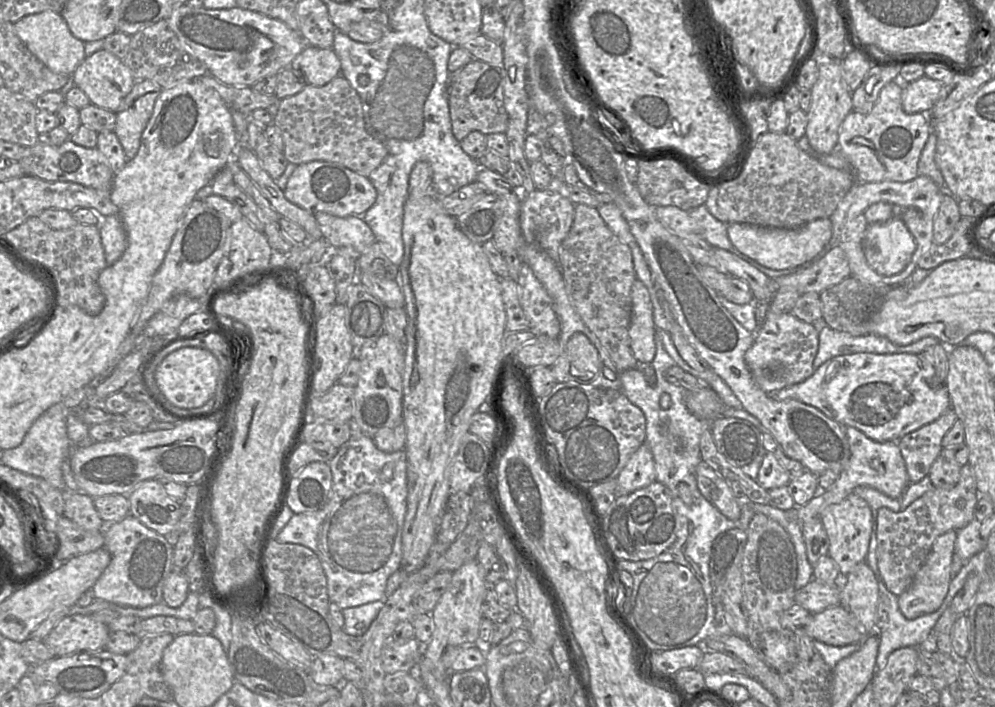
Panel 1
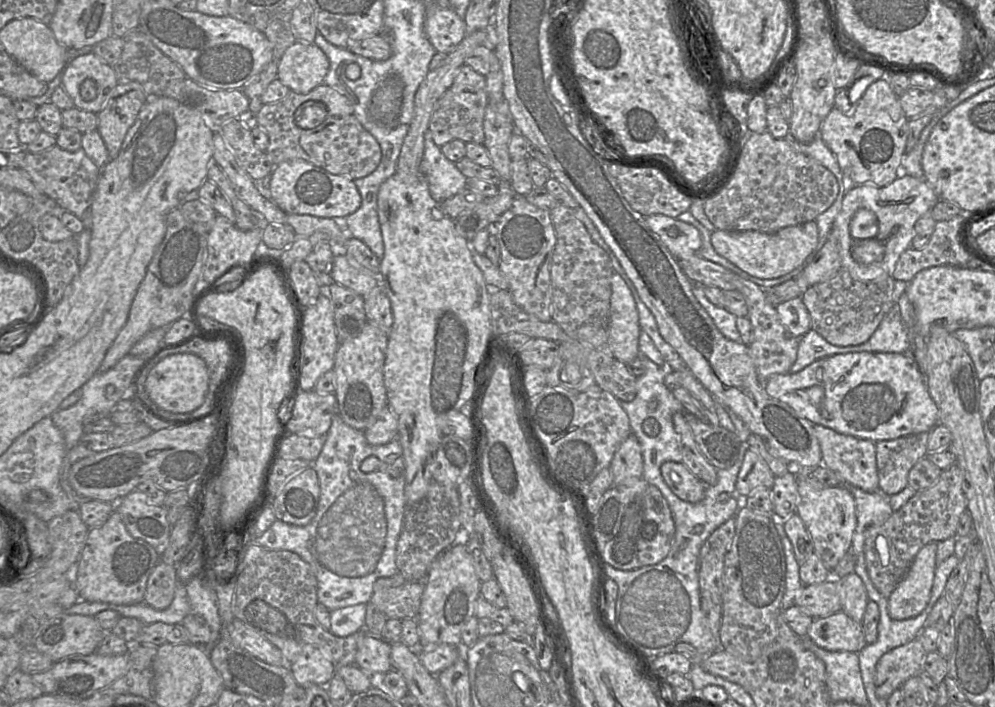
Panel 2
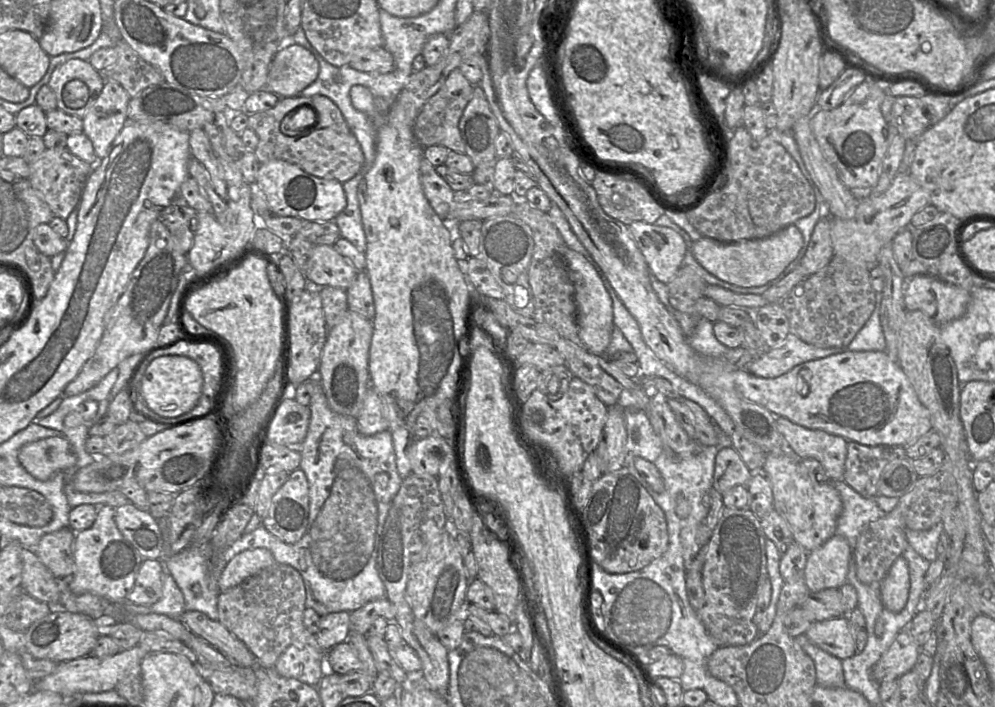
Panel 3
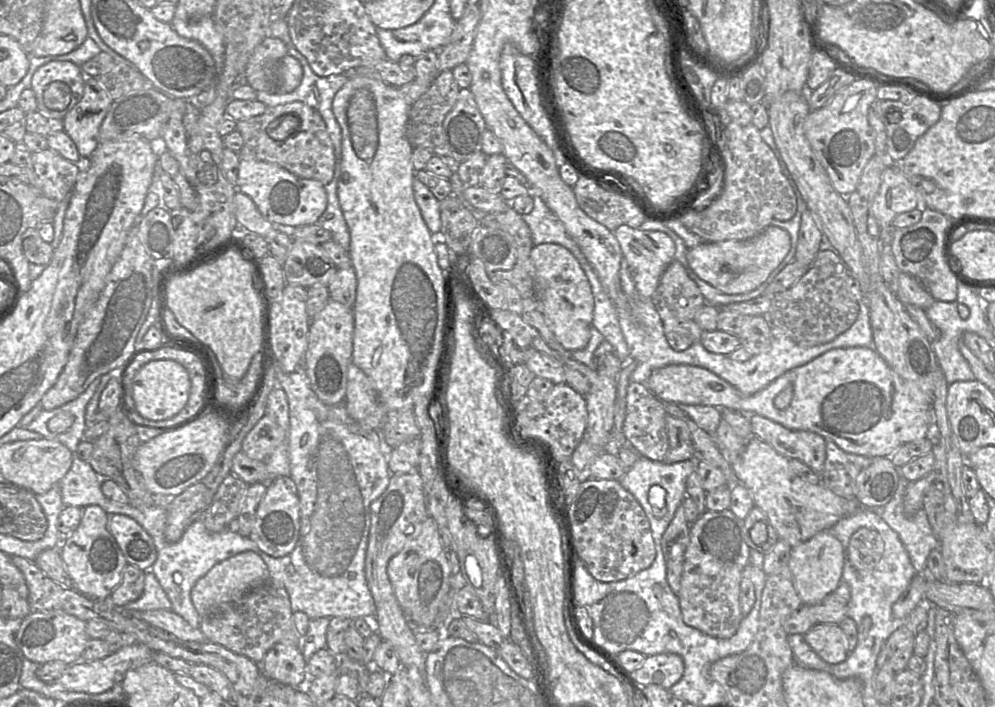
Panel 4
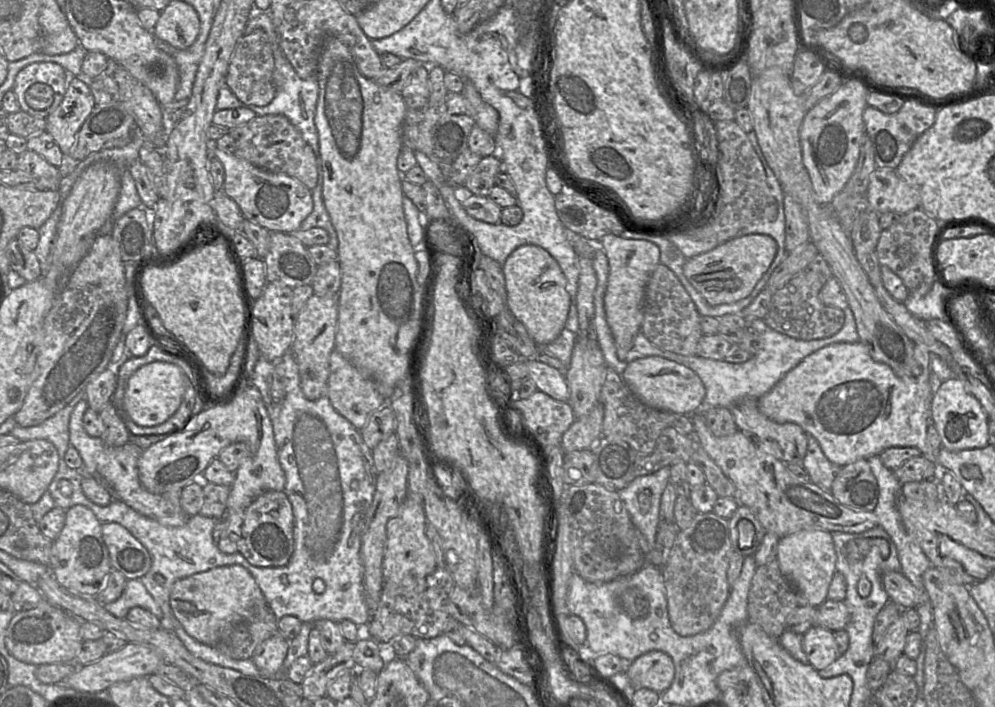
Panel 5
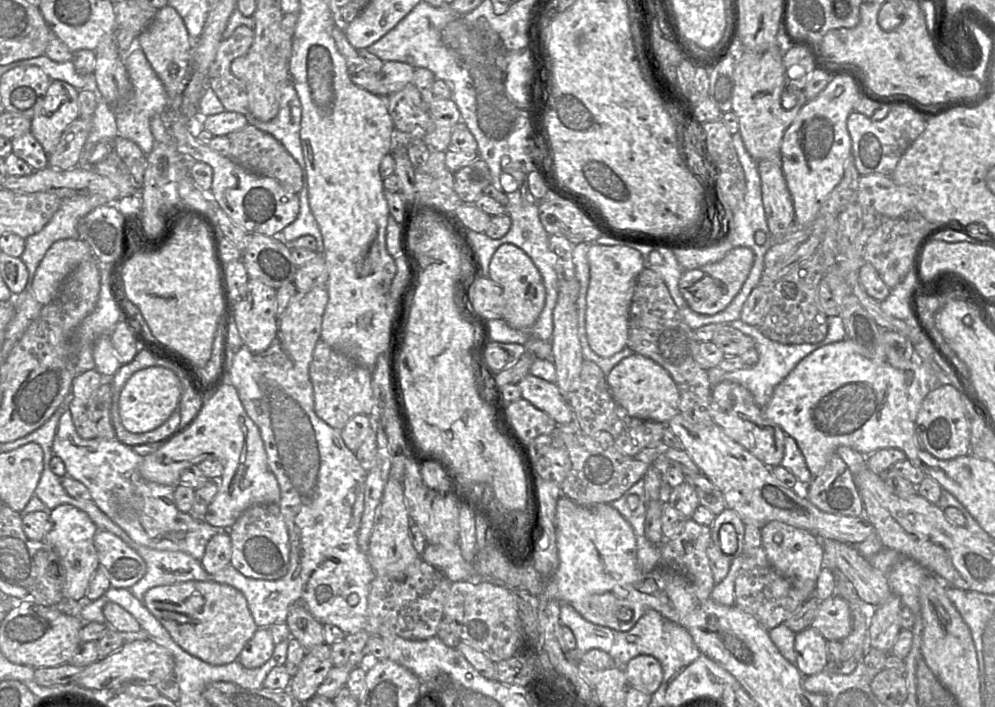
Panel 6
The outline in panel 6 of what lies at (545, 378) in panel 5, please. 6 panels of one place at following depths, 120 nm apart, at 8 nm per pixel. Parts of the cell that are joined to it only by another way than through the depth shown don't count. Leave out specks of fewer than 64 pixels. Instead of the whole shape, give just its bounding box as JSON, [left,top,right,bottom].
[518,373,574,425]

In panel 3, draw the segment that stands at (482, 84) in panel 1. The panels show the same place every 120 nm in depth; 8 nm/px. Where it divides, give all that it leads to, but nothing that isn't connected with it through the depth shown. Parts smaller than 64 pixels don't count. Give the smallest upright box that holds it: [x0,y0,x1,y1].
[414,68,474,152]

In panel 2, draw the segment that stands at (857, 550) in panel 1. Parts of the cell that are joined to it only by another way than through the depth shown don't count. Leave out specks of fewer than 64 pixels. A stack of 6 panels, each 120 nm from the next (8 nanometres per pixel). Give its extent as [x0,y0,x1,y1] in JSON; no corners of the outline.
[795,474,857,570]

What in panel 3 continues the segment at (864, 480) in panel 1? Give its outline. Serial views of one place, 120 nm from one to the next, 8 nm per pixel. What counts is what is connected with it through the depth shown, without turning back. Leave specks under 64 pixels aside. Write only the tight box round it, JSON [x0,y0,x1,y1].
[778,417,848,483]

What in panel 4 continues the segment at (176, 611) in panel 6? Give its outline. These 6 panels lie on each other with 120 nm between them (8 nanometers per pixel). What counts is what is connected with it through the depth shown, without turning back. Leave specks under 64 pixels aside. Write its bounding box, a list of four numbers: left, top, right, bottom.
[190,551,269,616]

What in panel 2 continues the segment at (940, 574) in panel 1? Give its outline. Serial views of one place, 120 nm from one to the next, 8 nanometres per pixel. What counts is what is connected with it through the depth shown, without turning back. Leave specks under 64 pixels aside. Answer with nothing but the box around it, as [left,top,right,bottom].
[887,542,937,618]

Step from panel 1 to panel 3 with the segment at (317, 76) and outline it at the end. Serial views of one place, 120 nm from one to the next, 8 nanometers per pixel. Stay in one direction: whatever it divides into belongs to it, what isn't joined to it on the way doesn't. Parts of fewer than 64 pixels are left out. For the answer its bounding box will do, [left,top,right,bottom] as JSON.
[265,41,318,98]

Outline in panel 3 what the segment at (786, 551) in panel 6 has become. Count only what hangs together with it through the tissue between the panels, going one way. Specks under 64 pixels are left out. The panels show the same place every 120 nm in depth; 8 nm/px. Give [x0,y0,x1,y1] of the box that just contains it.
[803,535,852,591]

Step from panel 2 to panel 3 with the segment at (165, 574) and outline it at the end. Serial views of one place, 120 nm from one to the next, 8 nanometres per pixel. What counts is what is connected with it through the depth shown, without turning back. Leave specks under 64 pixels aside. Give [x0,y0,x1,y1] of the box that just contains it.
[125,559,163,605]

